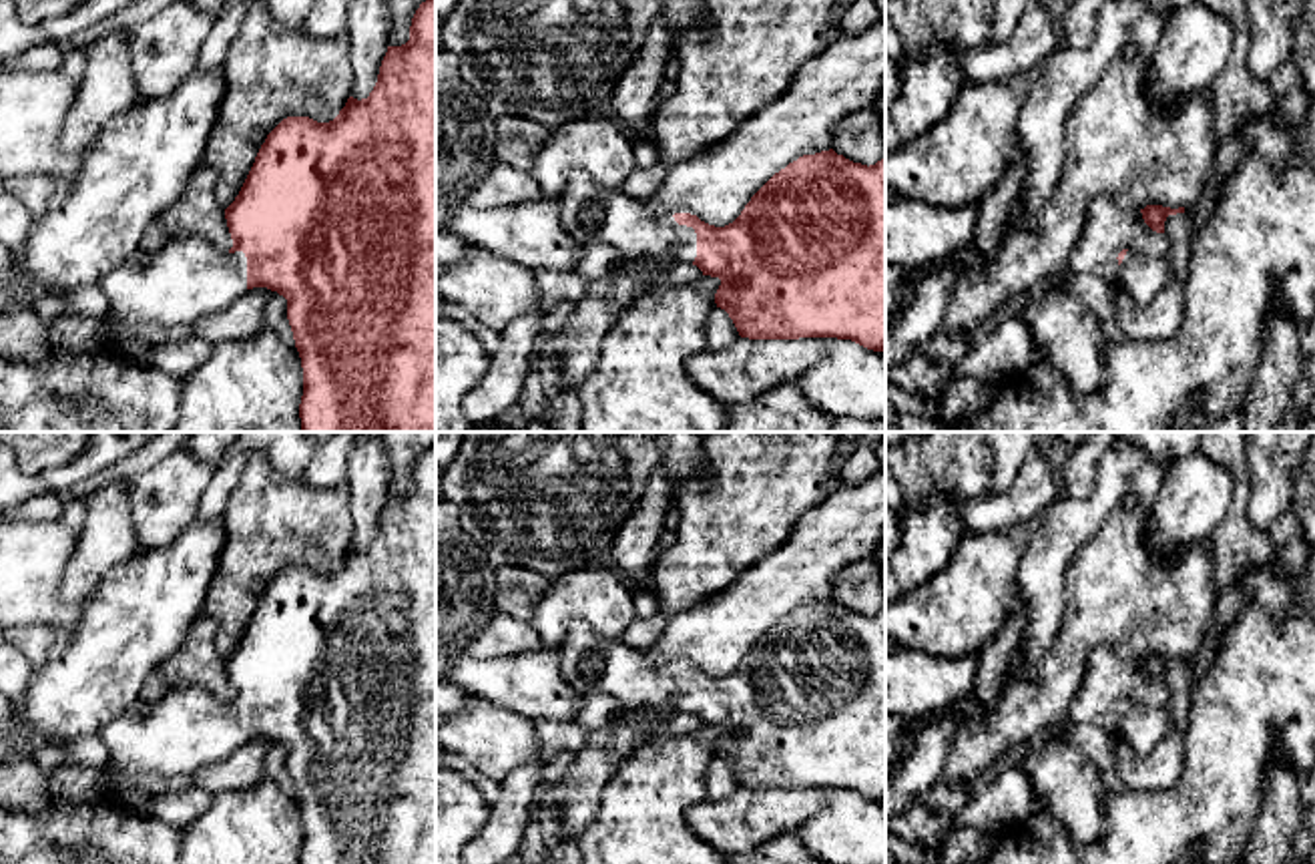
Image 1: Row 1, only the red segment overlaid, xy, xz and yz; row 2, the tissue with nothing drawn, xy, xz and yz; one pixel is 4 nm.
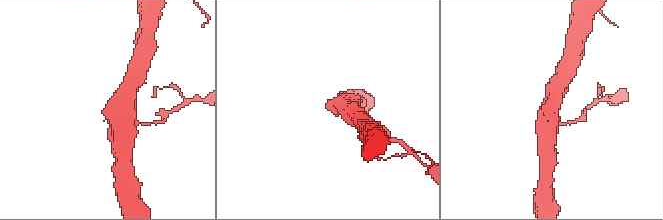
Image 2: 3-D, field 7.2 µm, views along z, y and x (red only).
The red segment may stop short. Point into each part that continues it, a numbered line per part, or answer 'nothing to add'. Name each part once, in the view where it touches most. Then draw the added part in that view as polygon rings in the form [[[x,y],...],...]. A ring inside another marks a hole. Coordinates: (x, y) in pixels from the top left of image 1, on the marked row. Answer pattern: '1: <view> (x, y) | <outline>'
1: xz (589, 211) | [[[572,171],[556,197],[562,229],[580,245],[604,241],[622,257],[671,253],[675,263],[693,263],[697,233],[673,215],[652,213],[644,201],[620,189],[600,187],[588,173]]]

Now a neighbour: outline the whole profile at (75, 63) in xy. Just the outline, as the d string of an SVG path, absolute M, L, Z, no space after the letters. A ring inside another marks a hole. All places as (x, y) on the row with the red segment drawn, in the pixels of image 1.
M72 48L60 68L70 76L70 80L78 82L86 68L84 48Z

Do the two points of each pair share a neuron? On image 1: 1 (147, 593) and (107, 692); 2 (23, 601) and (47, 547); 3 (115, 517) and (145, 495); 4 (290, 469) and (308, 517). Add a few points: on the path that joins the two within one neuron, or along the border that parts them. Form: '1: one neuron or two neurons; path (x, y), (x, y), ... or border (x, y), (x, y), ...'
1: one neuron; path (137, 617), (107, 660), (107, 668)
2: one neuron; path (23, 587), (23, 571), (33, 561)
3: two neurons; border (129, 479), (129, 513), (141, 547)
4: two neurons; border (251, 457), (261, 457), (276, 475), (300, 479)

